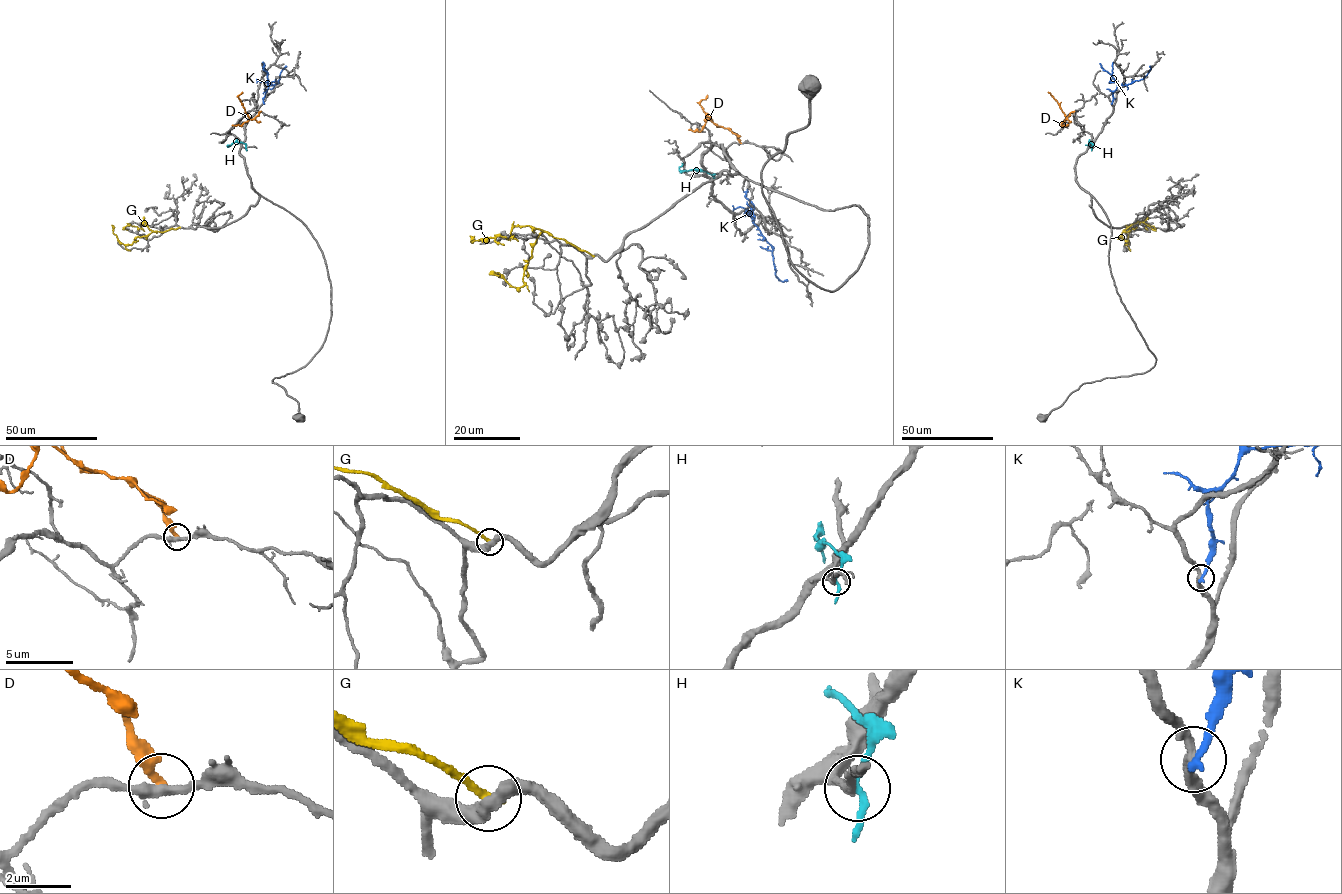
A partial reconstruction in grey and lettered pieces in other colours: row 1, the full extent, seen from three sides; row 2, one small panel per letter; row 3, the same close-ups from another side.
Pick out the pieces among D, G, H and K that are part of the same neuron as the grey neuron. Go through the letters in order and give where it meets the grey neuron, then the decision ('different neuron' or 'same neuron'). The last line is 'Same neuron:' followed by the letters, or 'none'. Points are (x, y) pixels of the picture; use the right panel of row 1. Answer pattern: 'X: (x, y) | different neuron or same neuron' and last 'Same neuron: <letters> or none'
D: (1074, 111) | different neuron
G: (1136, 227) | different neuron
H: (1091, 147) | different neuron
K: (1111, 103) | different neuron
Same neuron: none

